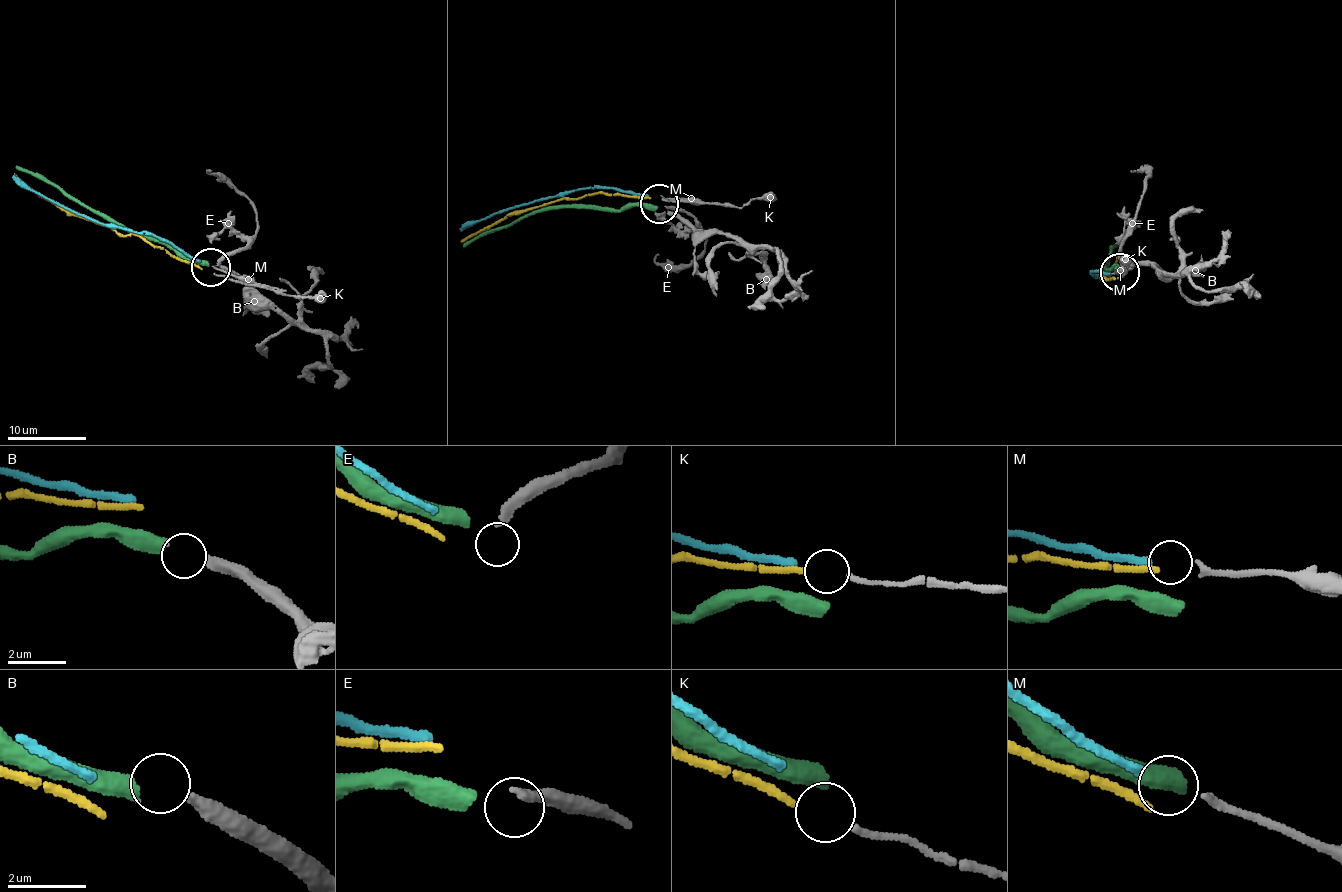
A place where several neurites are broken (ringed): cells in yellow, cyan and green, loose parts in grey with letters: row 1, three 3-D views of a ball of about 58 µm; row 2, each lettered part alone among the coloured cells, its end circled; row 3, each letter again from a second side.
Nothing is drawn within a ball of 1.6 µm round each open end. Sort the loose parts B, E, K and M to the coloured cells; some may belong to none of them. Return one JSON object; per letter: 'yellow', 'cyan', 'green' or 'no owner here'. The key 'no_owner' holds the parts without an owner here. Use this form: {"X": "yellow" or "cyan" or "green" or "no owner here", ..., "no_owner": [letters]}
{"B": "green", "E": "no owner here", "K": "yellow", "M": "cyan", "no_owner": ["E"]}

